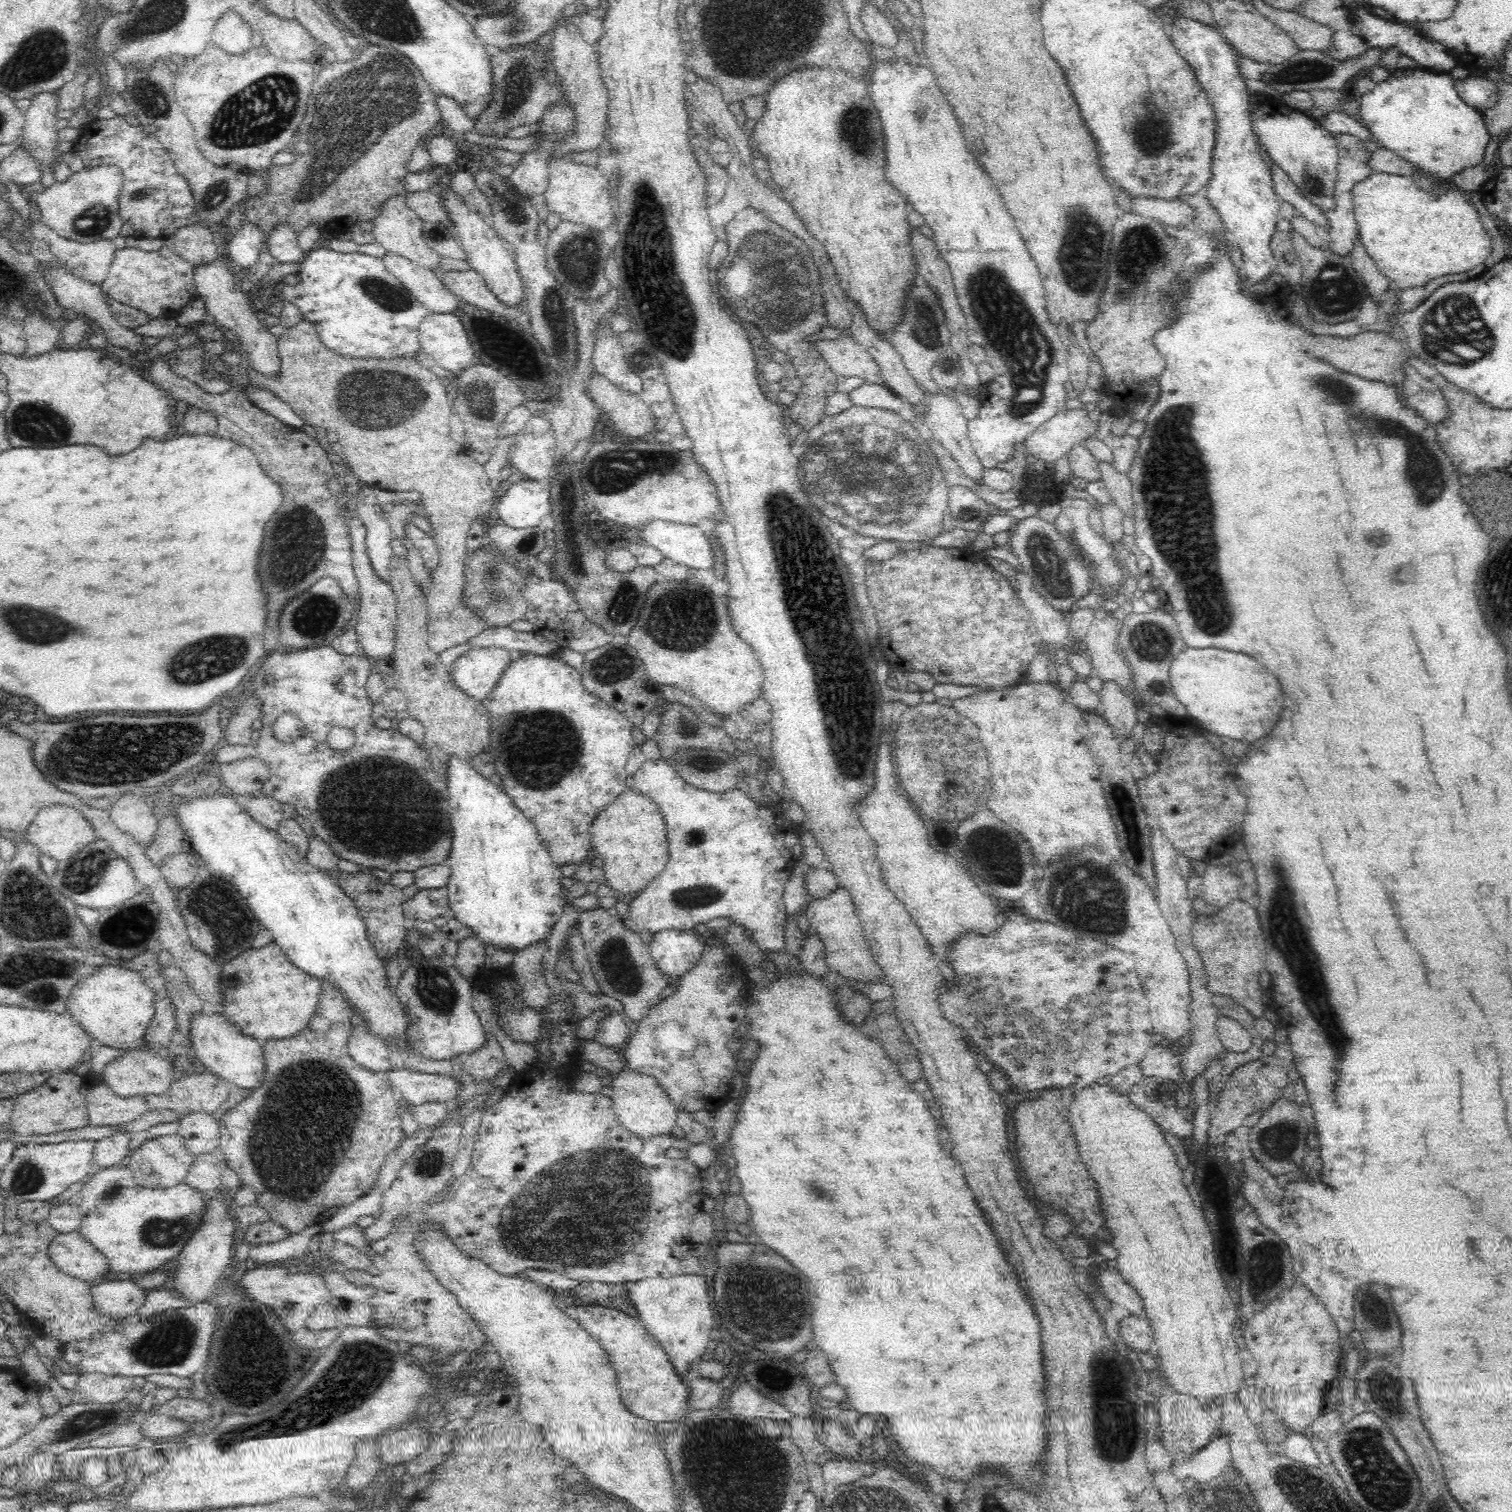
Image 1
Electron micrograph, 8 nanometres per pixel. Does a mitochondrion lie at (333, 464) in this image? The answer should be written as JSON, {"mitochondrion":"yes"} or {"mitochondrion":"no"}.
{"mitochondrion":"no"}

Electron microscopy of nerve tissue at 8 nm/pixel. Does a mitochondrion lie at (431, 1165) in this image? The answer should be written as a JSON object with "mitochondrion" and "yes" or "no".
{"mitochondrion":"yes"}

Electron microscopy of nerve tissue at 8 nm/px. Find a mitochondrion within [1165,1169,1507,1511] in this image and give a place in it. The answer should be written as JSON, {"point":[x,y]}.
{"point":[1377,1476]}

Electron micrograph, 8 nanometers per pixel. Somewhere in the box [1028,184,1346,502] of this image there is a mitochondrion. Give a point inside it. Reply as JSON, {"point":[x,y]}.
{"point":[1130,266]}

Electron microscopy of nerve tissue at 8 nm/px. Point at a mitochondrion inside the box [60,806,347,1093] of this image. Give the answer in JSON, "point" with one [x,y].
{"point":[220,905]}

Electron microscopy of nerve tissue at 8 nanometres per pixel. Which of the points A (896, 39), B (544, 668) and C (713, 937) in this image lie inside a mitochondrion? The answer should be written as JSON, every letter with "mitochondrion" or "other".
{"A":"other","B":"other","C":"other"}

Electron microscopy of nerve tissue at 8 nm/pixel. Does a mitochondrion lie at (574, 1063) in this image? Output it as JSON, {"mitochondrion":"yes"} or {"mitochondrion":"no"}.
{"mitochondrion":"no"}

